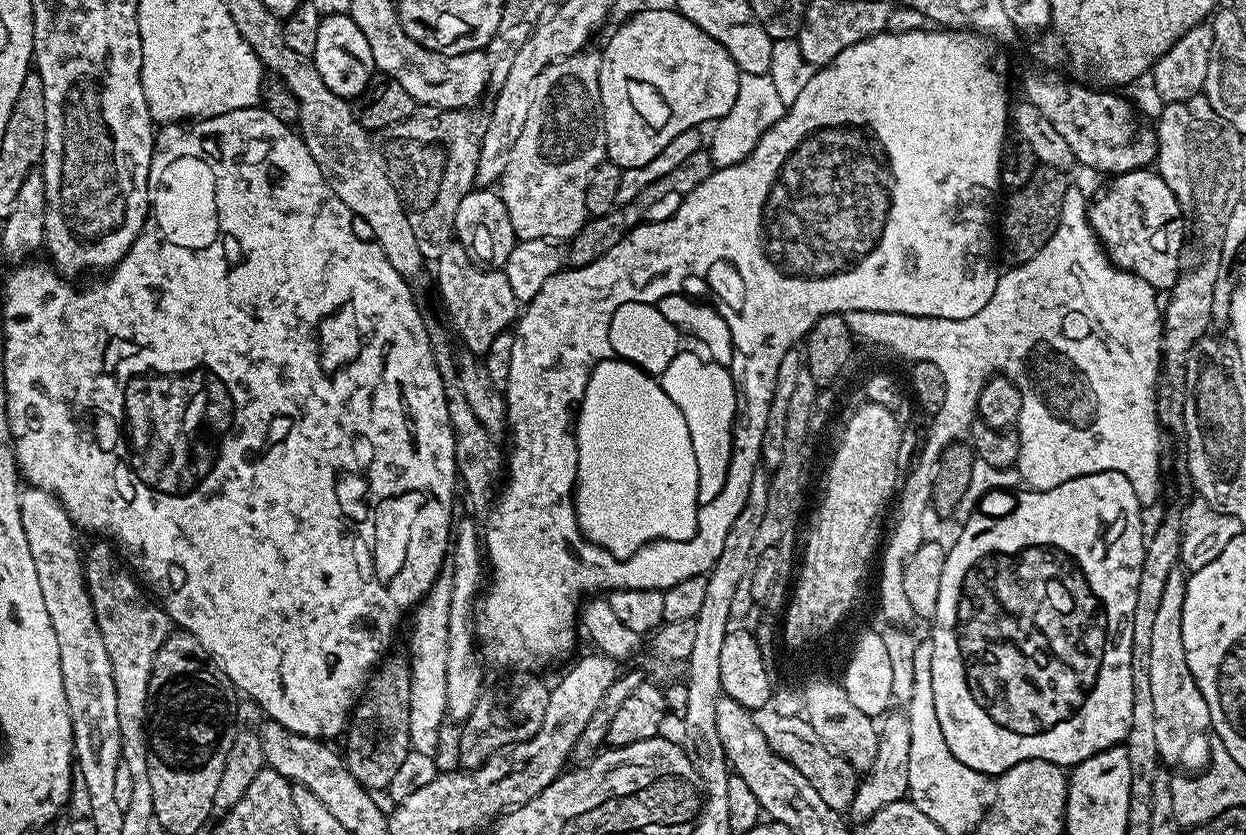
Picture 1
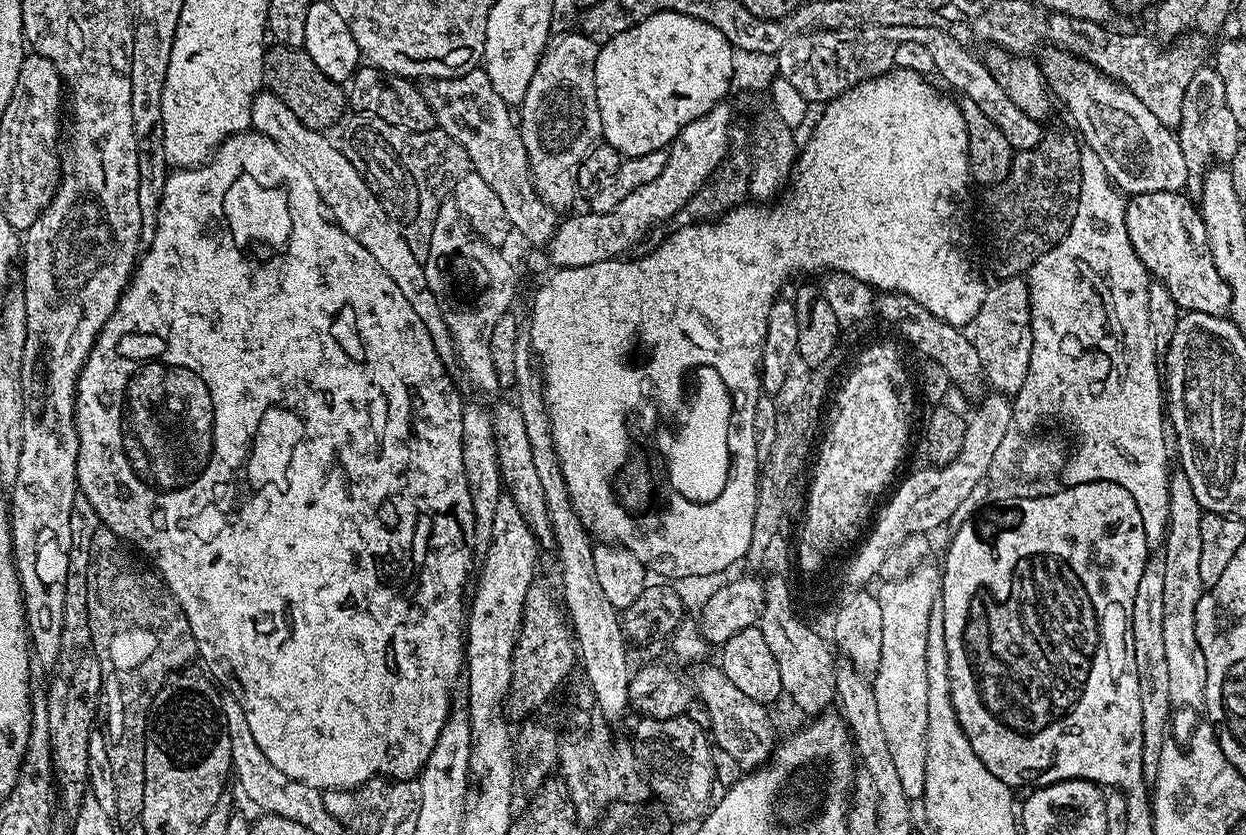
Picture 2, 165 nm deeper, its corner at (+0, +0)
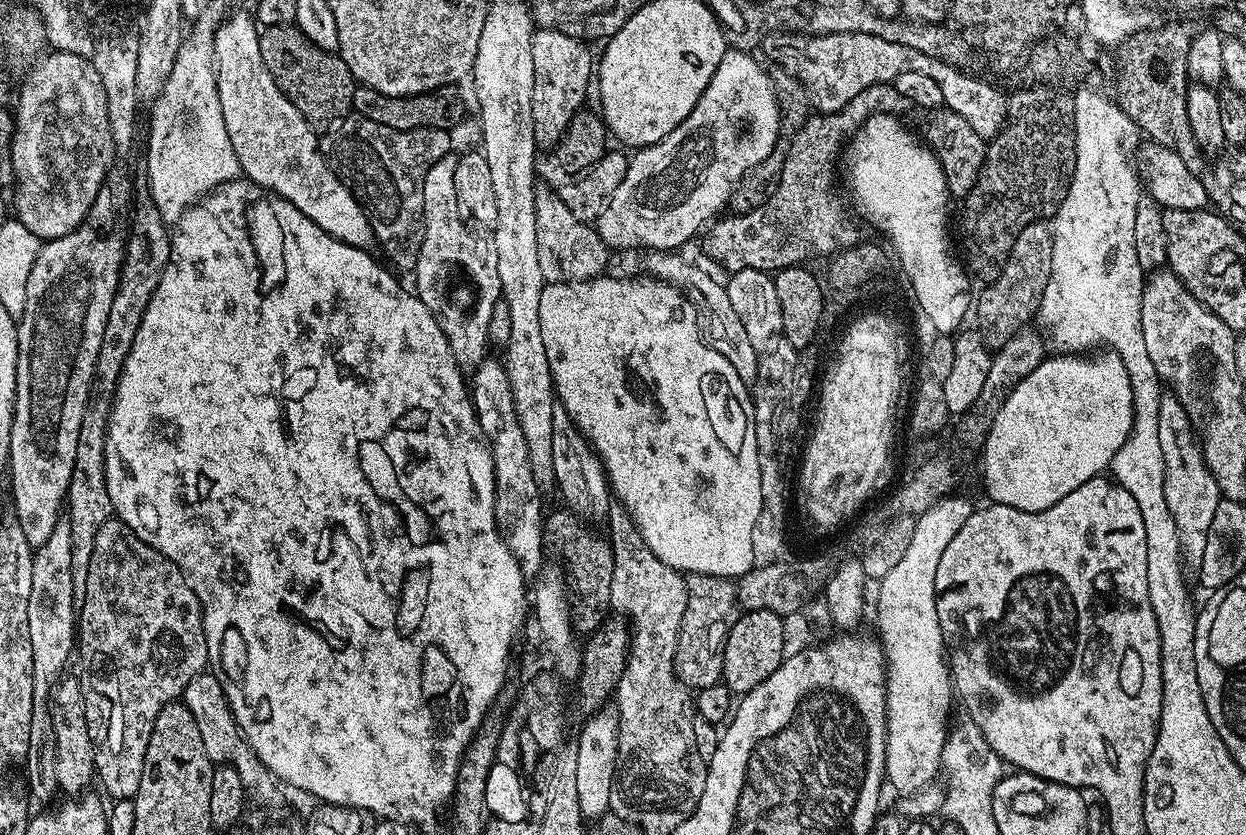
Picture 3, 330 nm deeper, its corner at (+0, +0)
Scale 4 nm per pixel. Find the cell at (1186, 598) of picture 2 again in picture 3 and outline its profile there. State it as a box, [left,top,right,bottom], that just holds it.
[1158,395,1222,570]

